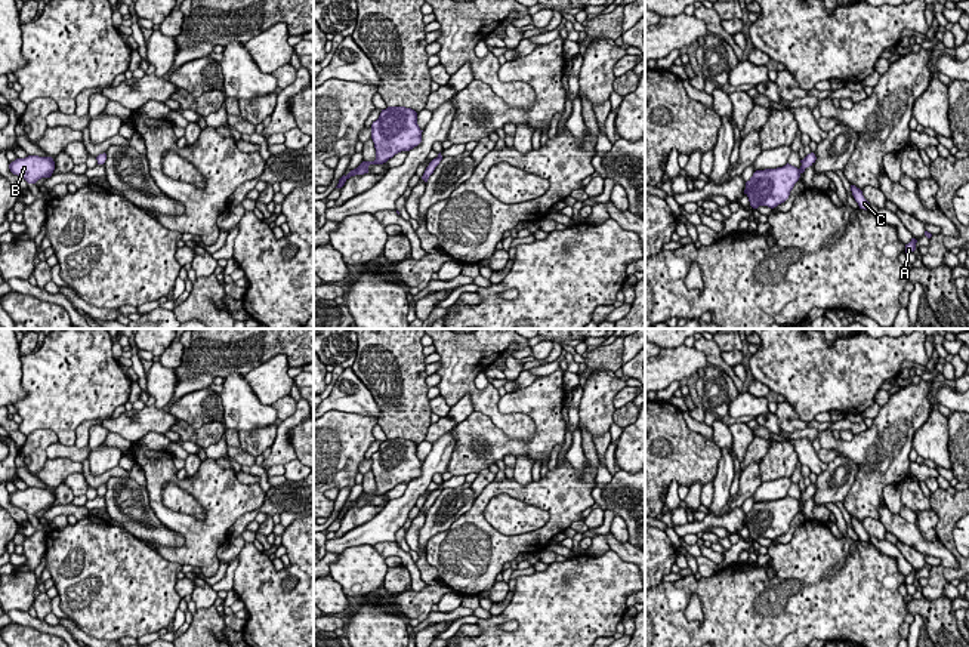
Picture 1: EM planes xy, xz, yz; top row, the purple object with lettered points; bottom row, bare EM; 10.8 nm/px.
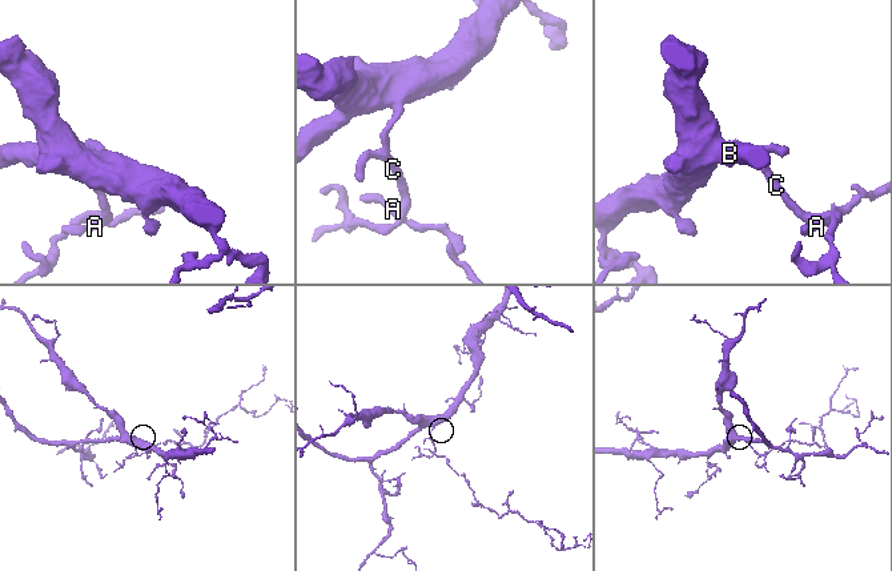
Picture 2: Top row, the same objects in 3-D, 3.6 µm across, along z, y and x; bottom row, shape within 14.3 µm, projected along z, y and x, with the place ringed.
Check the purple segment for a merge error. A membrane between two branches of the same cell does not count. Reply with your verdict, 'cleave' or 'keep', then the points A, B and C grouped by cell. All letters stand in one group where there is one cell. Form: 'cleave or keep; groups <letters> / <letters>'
keep; groups A B C

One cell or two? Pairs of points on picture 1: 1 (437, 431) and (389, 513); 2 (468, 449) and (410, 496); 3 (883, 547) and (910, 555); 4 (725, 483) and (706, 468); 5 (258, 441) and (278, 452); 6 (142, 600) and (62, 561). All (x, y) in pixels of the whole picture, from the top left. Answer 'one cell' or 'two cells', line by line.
1: two cells
2: two cells
3: two cells
4: two cells
5: two cells
6: one cell

